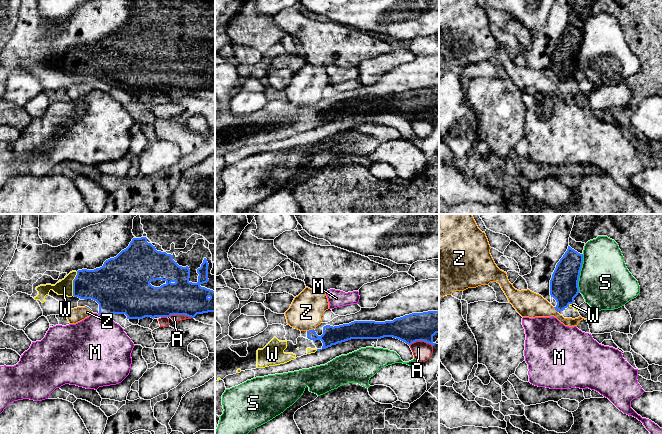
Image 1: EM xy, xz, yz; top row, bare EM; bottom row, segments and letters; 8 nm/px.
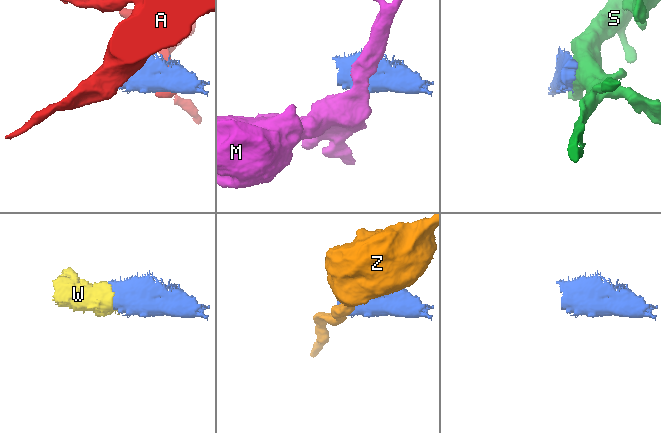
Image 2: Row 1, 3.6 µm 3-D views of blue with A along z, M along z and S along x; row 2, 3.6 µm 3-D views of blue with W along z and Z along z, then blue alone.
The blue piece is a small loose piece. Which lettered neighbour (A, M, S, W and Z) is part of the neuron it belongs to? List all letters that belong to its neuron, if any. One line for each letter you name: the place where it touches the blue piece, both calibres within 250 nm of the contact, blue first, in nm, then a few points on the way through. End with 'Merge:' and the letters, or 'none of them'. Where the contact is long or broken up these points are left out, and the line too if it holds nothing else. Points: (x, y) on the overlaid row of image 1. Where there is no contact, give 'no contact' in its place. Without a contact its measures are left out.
W: contact xy (73, 284); calibres 300 and 130 nm
Merge: W

